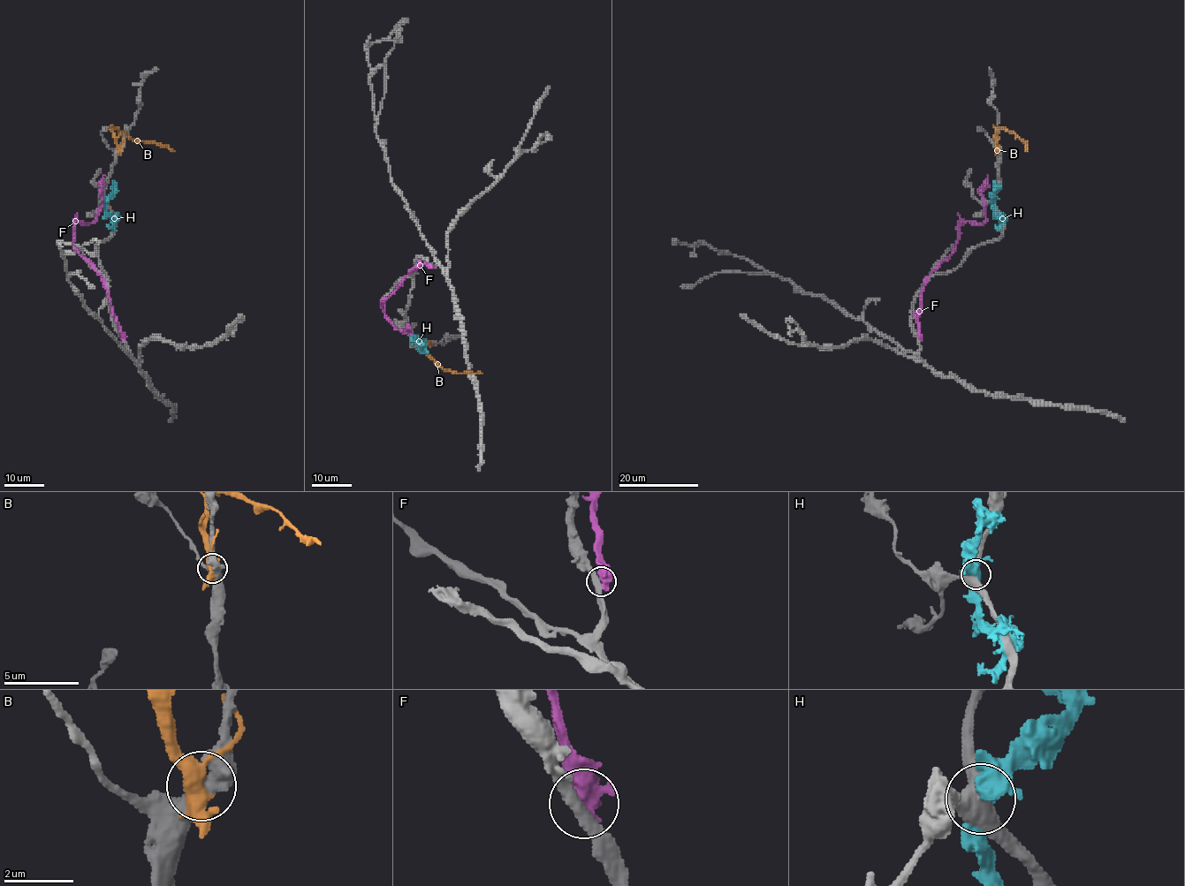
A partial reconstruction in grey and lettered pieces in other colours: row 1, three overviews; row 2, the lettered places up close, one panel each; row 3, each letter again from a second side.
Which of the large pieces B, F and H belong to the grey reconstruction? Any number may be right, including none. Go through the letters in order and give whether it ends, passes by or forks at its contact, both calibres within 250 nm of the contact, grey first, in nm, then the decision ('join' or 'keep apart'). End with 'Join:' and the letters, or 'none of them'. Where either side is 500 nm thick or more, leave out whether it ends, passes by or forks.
B: 500/400 nm | keep apart
F: 360/700 nm | keep apart
H: it forks | 440/480 nm | keep apart
Join: none of them

